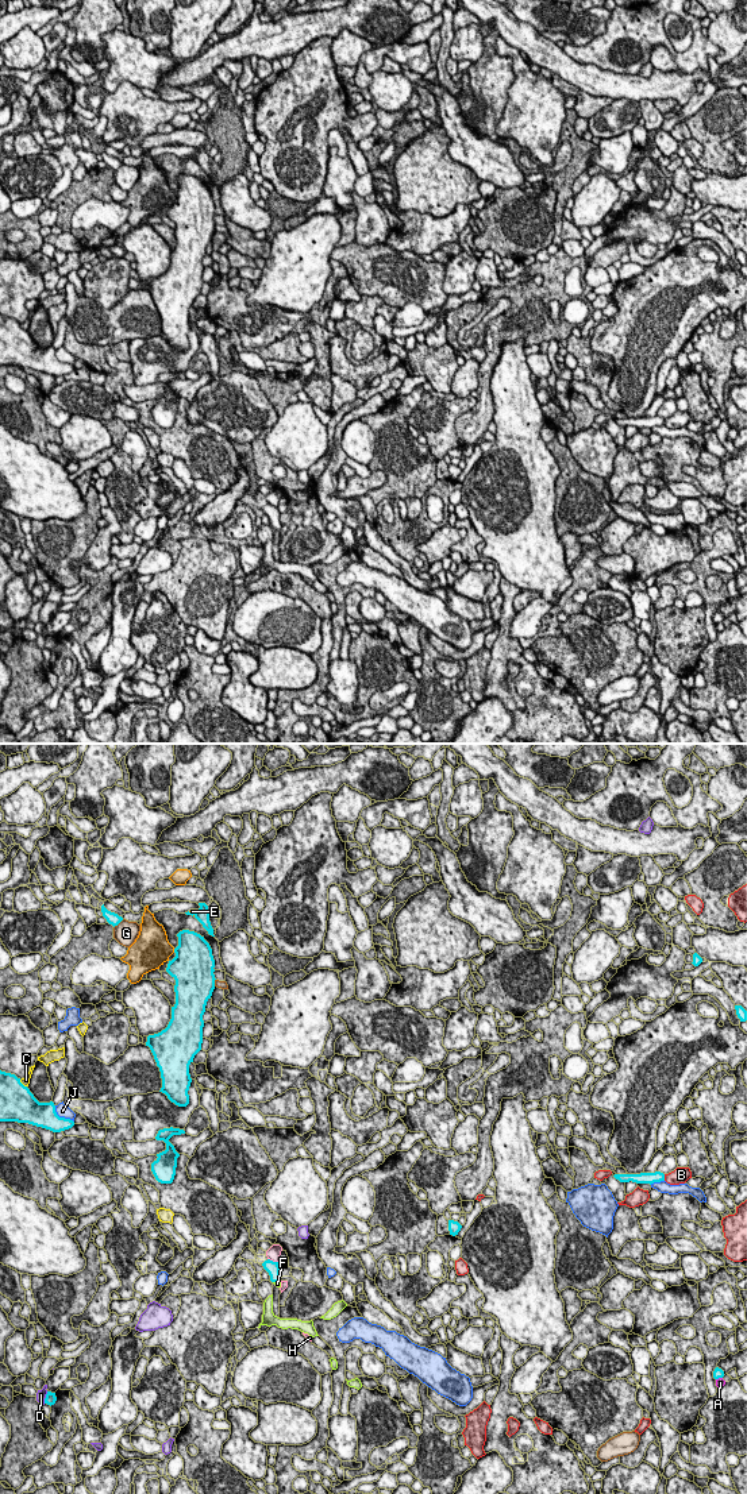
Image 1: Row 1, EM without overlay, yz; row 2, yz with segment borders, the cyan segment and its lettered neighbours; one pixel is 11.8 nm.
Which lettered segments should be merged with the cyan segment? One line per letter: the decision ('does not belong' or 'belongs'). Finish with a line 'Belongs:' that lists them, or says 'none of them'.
A: does not belong
B: does not belong
C: does not belong
D: does not belong
E: does not belong
F: belongs
G: does not belong
H: does not belong
J: does not belong
Belongs: F

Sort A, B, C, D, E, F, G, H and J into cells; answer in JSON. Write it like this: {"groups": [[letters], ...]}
{"groups": [["A"], ["B"], ["C"], ["D"], ["E"], ["F"], ["G"], ["H"], ["J"]]}

